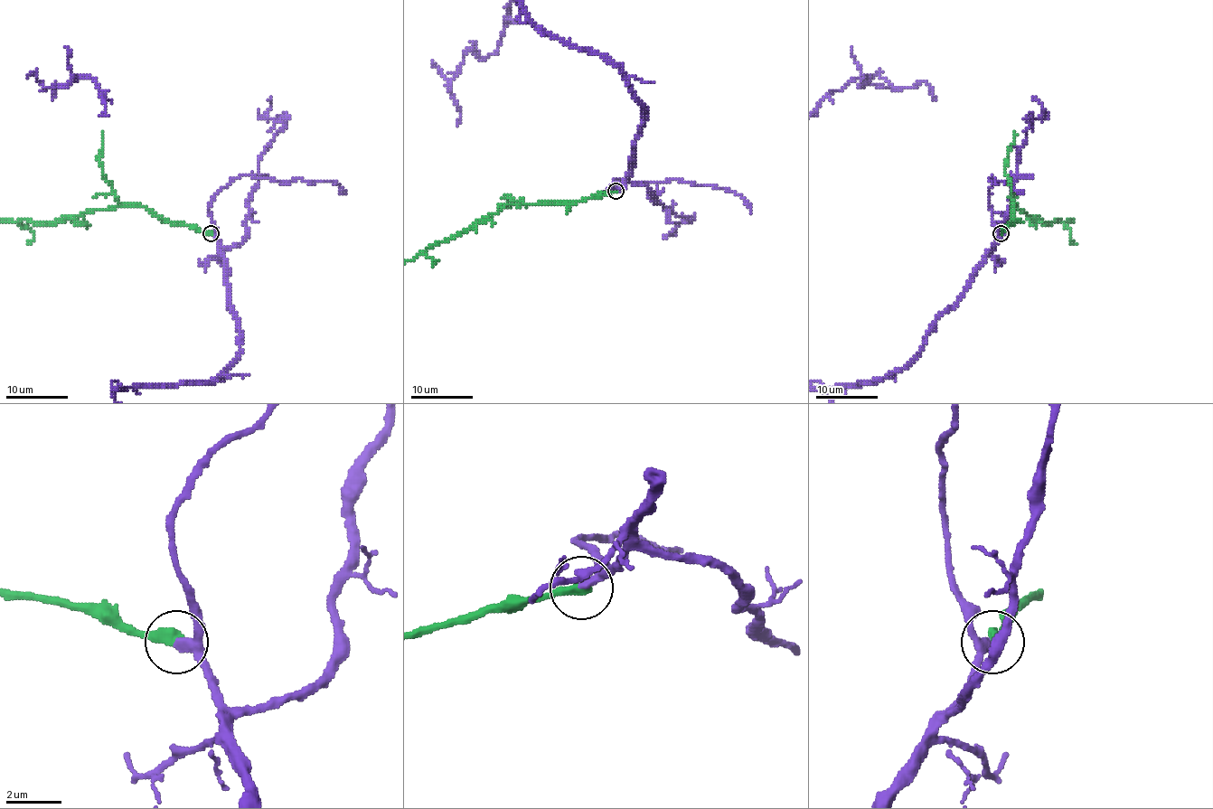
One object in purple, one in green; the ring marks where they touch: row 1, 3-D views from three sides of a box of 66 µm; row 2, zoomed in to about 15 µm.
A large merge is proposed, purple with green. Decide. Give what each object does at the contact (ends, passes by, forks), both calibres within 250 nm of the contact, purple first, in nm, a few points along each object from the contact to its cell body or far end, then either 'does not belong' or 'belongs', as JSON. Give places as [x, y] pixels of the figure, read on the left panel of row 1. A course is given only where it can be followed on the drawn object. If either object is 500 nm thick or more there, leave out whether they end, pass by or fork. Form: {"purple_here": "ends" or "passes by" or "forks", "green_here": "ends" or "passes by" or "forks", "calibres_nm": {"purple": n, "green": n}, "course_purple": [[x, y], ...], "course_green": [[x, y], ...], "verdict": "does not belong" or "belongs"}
{"purple_here": "passes by", "green_here": "ends", "calibres_nm": {"purple": 260, "green": 440}, "course_green": [[211, 233], [165, 221], [133, 203], [37, 224], [25, 220]], "verdict": "belongs"}

